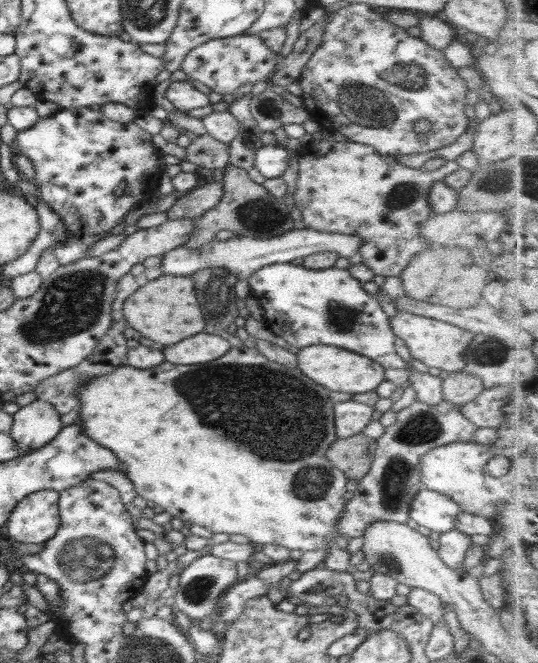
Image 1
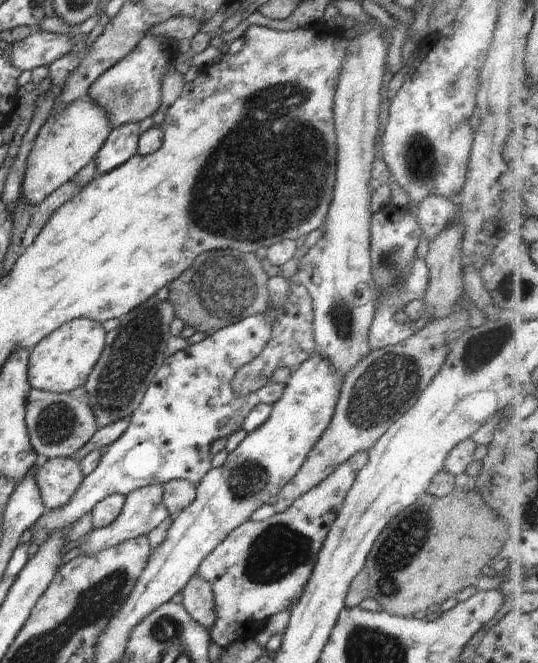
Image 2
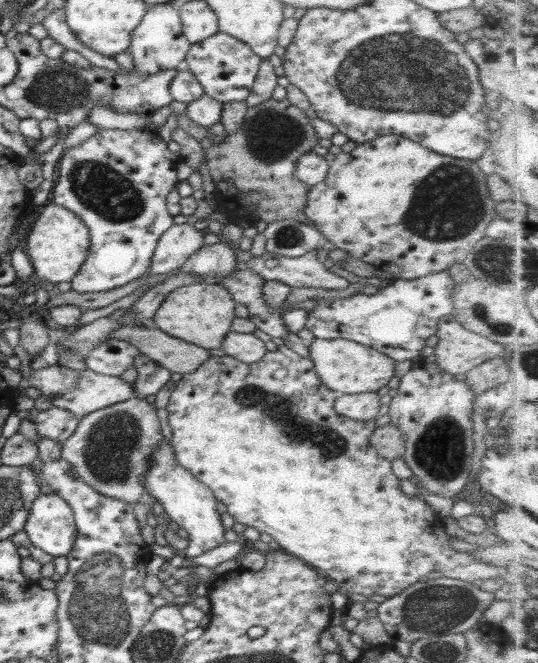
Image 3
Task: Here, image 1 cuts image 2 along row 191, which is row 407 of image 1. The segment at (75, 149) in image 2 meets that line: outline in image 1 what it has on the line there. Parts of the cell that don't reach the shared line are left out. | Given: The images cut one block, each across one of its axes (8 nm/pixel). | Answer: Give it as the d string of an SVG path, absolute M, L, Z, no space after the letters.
M35 399L13 414L10 435L26 451L42 448L62 430L61 414L50 402Z

